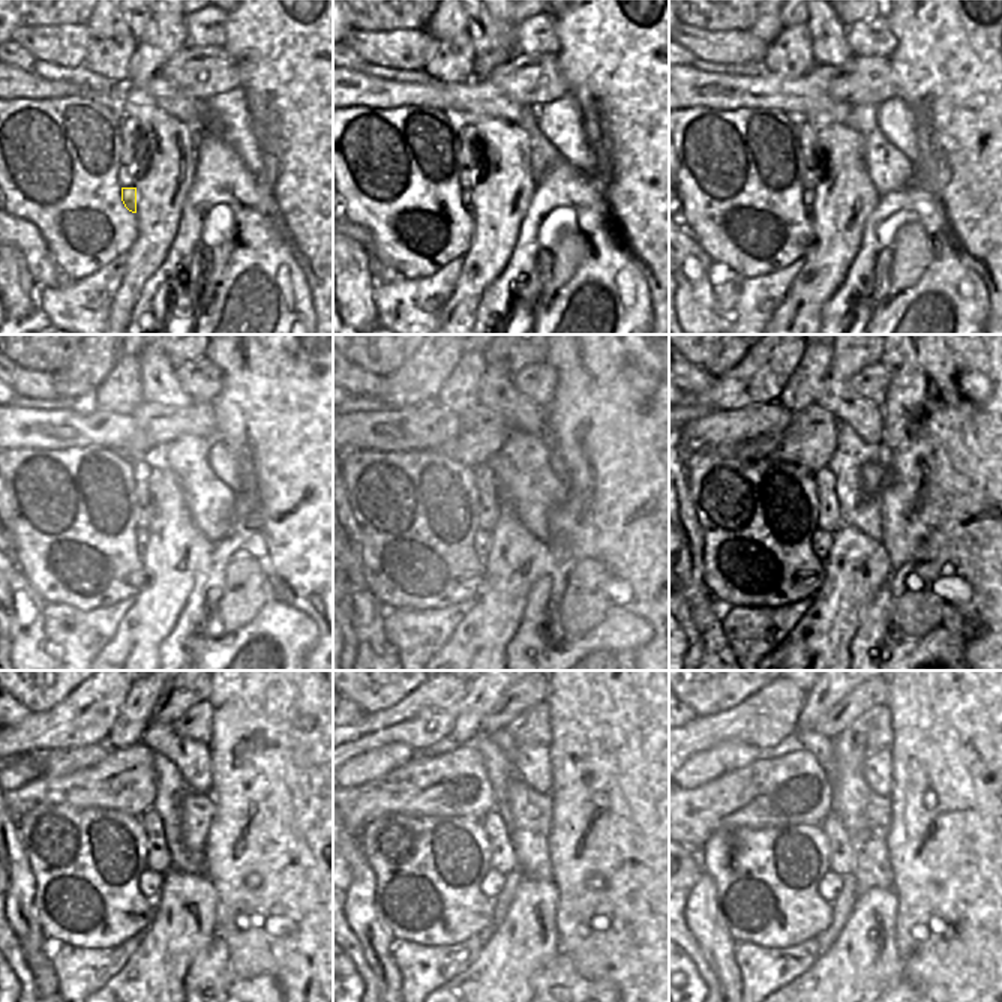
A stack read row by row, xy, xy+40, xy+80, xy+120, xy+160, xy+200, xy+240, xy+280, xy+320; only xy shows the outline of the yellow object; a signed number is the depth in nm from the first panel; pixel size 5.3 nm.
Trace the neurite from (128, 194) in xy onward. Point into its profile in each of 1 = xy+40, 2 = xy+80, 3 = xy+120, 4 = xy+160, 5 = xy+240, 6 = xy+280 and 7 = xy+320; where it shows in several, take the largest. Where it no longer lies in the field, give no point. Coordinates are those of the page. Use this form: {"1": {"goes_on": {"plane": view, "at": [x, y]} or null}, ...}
{"1": {"goes_on": {"plane": "xy+40", "at": [467, 195]}}, "2": {"goes_on": {"plane": "xy+80", "at": [807, 195]}}, "3": {"goes_on": {"plane": "xy+120", "at": [141, 533]}}, "4": {"goes_on": {"plane": "xy+160", "at": [482, 539]}}, "5": {"goes_on": {"plane": "xy+240", "at": [150, 882]}}, "6": {"goes_on": {"plane": "xy+280", "at": [492, 884]}}, "7": {"goes_on": {"plane": "xy+320", "at": [830, 885]}}}

